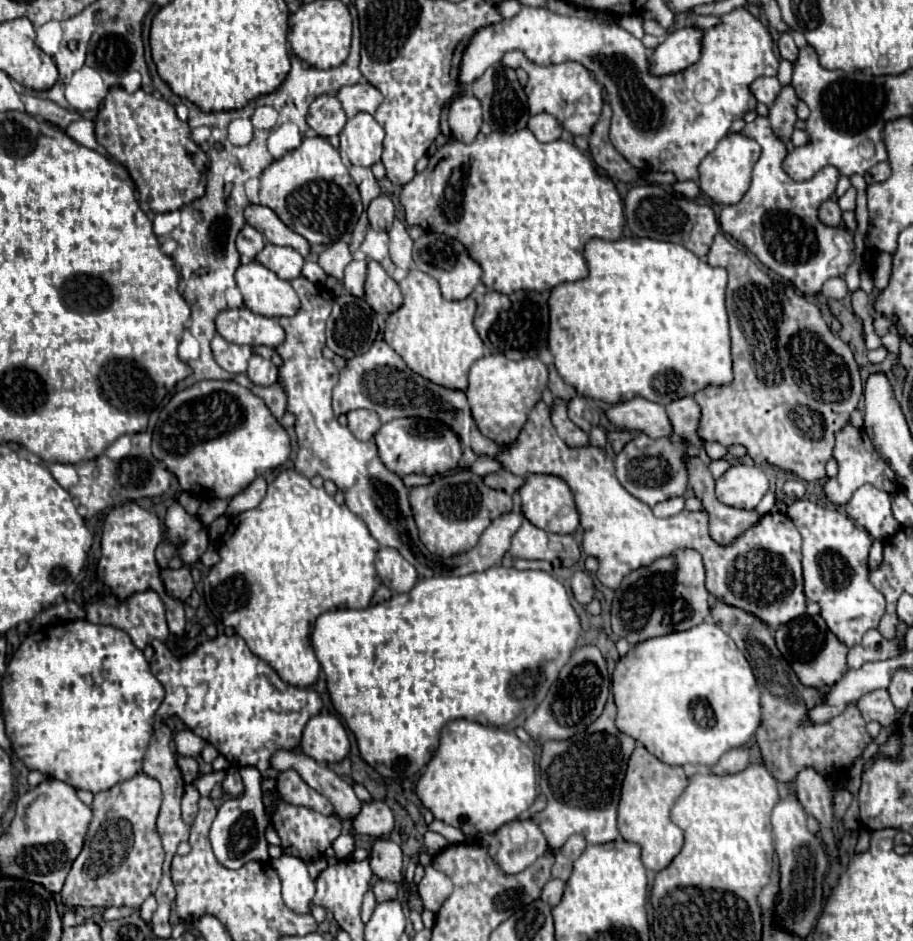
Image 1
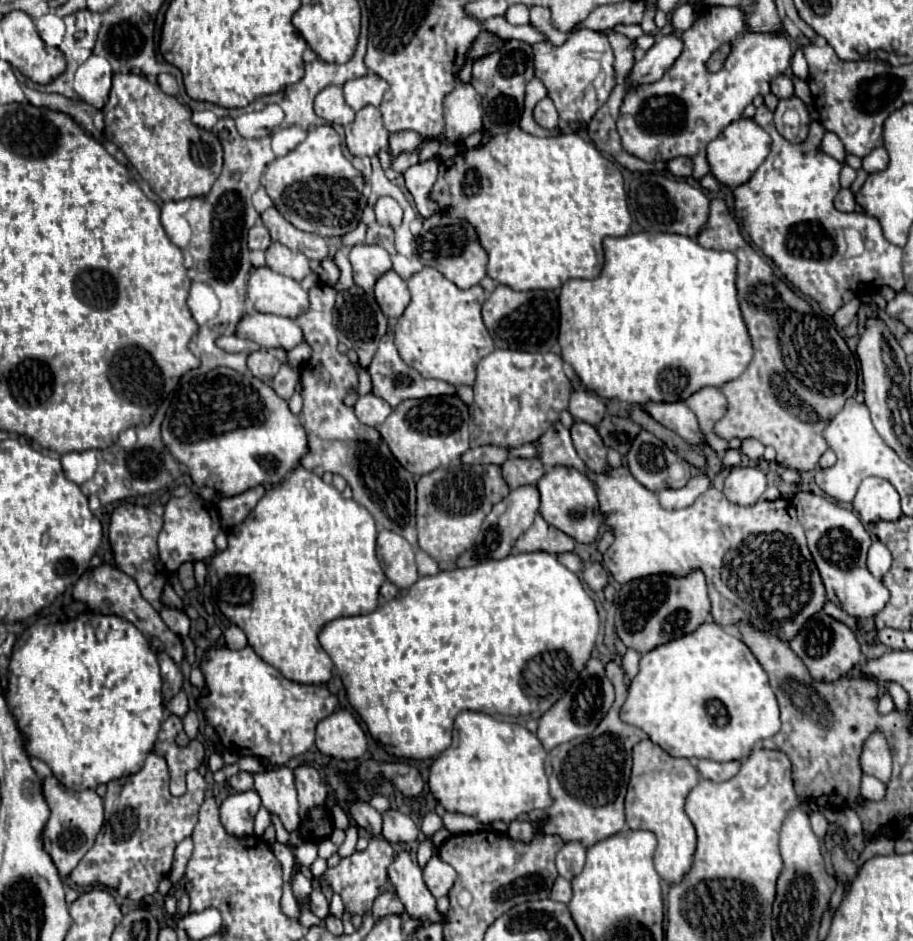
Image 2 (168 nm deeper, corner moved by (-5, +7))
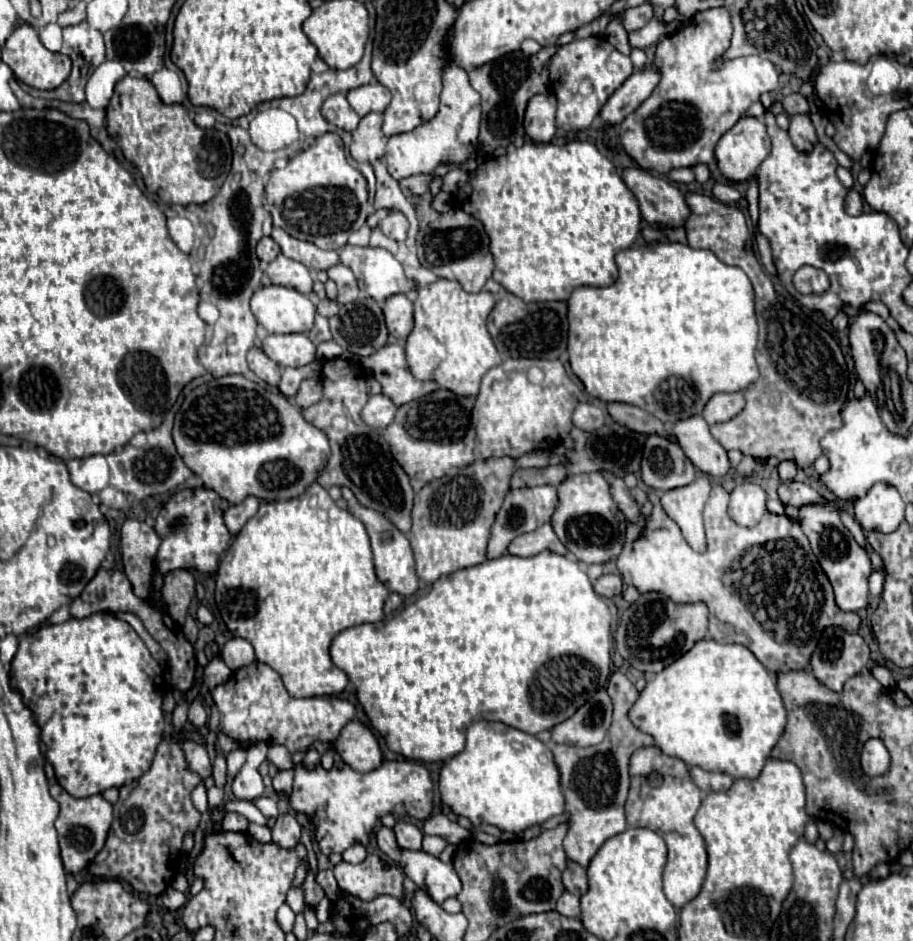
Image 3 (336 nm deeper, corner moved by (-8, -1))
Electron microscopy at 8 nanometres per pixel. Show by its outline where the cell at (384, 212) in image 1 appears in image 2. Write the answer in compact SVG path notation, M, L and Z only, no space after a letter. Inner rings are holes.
M384 196L376 202L374 206L376 210L376 220L382 224L382 226L390 226L390 228L398 228L402 224L402 208L400 204L390 198L390 196Z

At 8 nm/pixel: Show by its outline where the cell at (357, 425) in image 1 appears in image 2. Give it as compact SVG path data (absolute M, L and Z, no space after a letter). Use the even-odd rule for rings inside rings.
M366 394L366 396L358 398L358 402L354 406L354 412L356 412L356 416L358 416L358 420L362 424L378 426L378 424L382 424L390 416L392 408L382 398L378 398L374 394Z

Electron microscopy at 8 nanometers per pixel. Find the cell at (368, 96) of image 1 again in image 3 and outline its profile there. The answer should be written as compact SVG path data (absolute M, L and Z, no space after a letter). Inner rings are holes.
M369 82L365 86L349 90L347 100L359 116L365 116L369 112L385 112L391 102L391 92L379 82Z

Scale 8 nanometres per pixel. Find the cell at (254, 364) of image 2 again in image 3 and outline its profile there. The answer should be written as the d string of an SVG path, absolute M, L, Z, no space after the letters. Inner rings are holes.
M253 346L253 348L249 350L249 354L247 354L247 364L249 364L249 368L251 368L261 380L265 380L267 384L271 384L271 386L277 386L277 384L279 384L281 366L275 364L273 360L269 360L269 358L265 356L265 352L261 352L259 346Z

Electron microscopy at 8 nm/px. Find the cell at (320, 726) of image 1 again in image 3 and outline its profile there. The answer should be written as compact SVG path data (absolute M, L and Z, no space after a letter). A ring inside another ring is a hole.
M351 720L333 742L335 750L357 772L371 772L381 766L383 754L373 732L359 720Z

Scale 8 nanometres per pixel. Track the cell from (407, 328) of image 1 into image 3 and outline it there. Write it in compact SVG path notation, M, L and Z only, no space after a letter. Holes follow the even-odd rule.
M443 280L417 290L415 328L407 338L407 362L417 380L433 380L459 396L477 396L483 374L501 364L501 356L487 332L487 316L495 296L487 290L471 294L455 280Z

